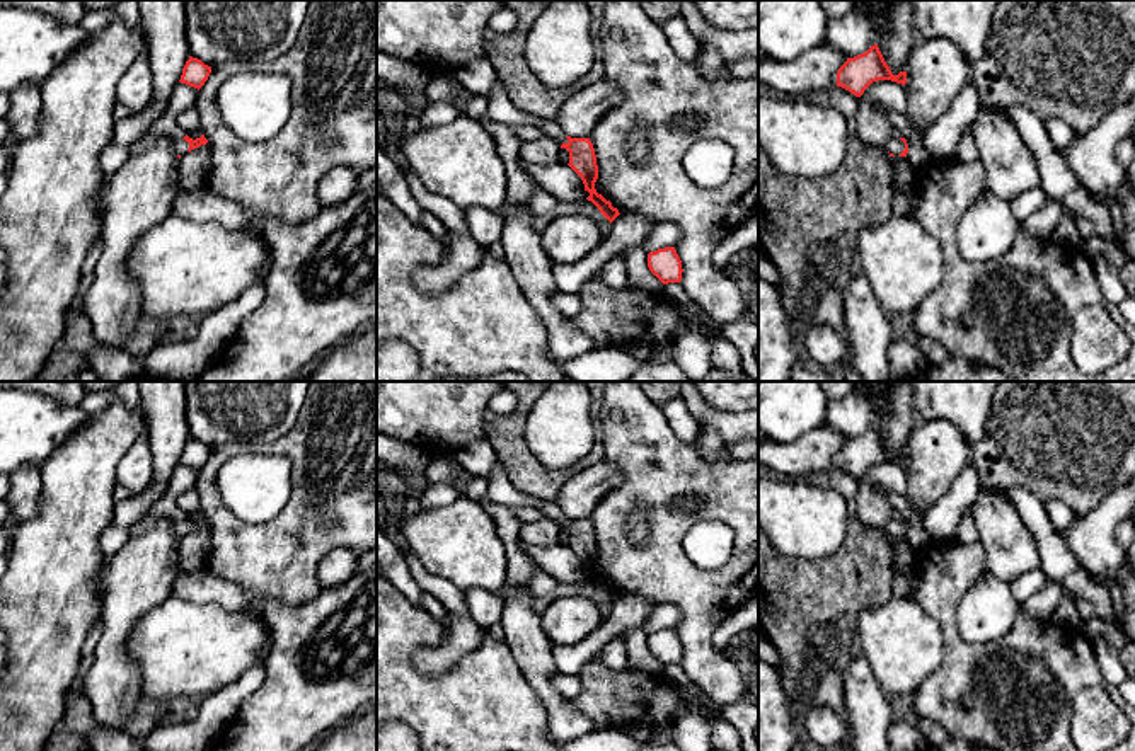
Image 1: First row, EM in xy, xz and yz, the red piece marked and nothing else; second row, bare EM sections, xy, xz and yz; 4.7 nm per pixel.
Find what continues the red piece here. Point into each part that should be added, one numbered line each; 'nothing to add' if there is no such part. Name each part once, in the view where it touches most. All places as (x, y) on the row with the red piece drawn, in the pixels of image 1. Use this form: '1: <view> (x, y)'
1: yz (895, 147)

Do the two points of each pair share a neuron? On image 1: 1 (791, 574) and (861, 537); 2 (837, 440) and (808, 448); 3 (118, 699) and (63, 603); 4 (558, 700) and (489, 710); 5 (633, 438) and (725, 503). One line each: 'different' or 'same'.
1: same
2: same
3: different
4: different
5: same

